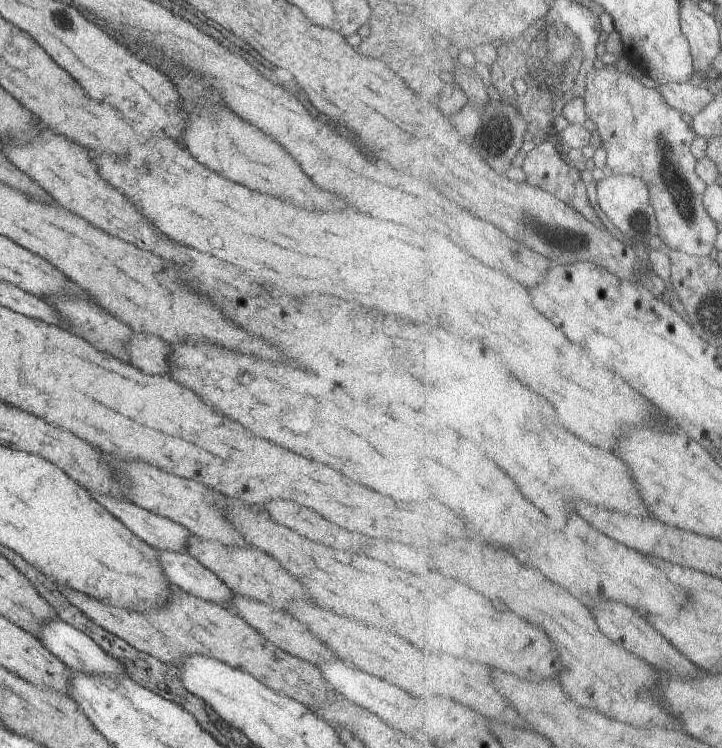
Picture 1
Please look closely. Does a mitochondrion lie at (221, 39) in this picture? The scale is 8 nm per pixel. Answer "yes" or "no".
no

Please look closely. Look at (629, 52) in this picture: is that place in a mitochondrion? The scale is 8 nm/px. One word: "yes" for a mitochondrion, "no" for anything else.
no

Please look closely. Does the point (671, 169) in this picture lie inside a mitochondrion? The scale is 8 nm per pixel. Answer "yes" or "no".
yes

